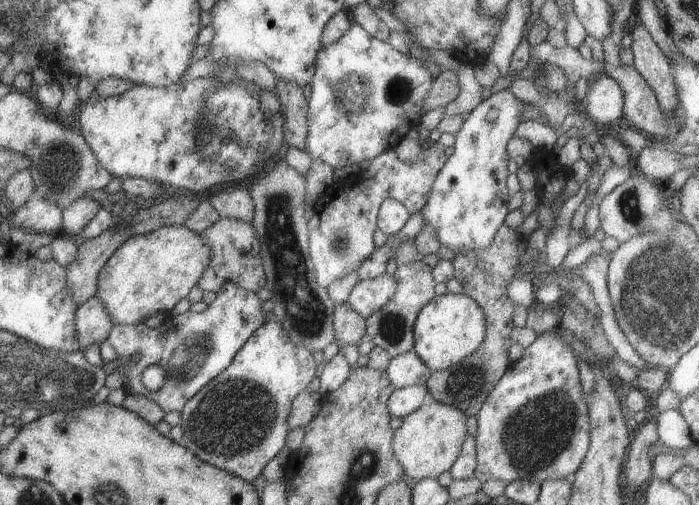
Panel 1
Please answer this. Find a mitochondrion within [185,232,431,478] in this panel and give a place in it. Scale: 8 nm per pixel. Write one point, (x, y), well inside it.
(392, 327)

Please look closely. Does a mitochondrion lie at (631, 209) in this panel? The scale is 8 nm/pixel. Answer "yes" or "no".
yes

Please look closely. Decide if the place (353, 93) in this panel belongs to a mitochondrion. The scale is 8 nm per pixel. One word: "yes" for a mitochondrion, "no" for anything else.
yes

